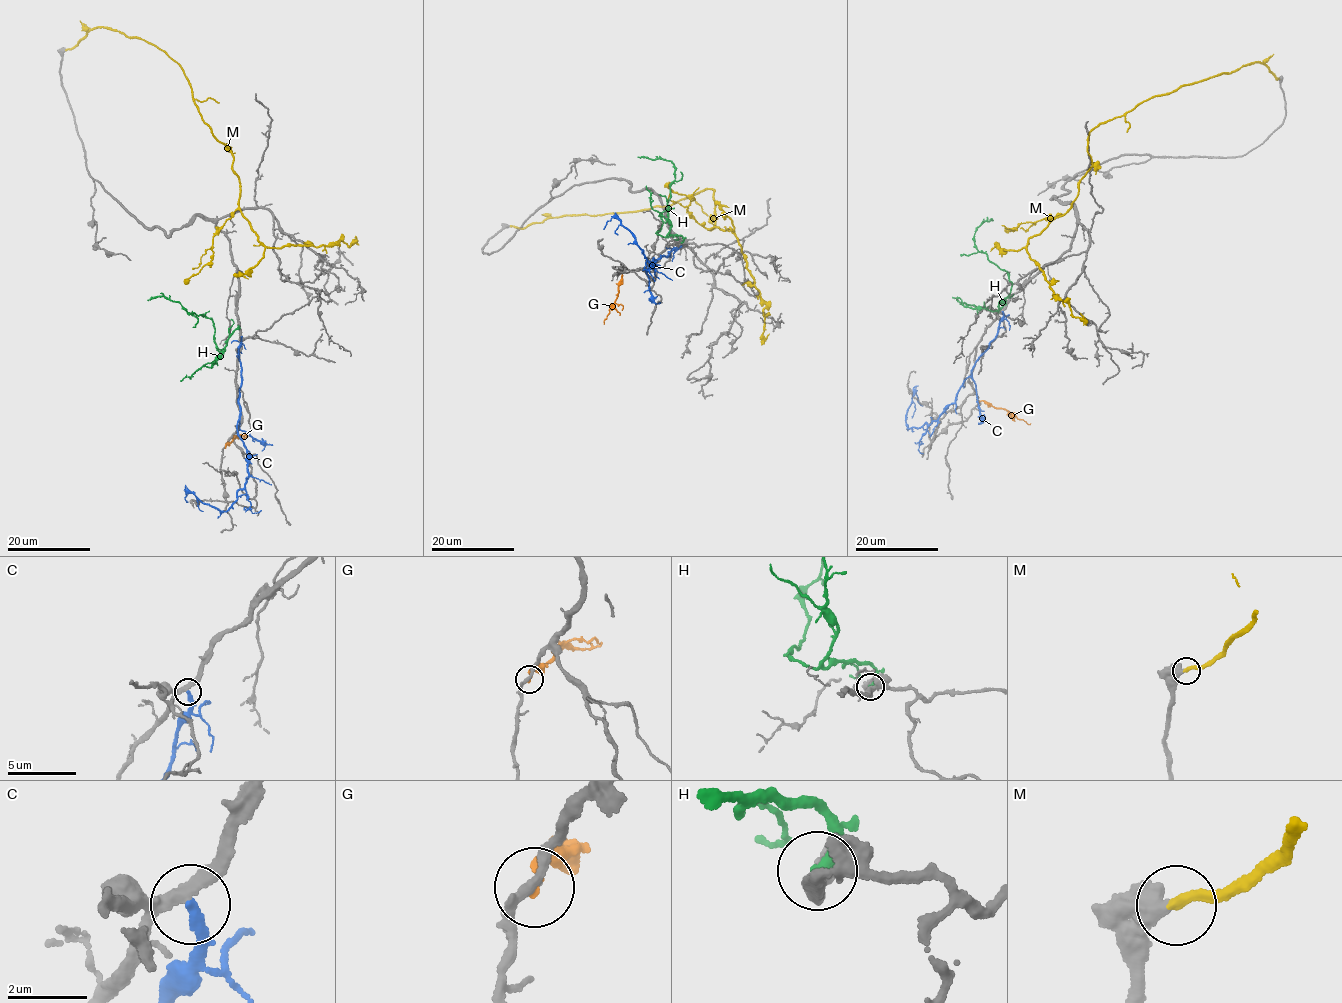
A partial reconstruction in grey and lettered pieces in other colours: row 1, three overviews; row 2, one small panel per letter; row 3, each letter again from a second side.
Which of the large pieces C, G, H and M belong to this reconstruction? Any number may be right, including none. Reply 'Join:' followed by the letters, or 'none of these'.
Join: M

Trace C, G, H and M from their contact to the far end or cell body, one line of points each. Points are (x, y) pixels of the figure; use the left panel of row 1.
C: (242, 336), (236, 425), (247, 455), (248, 475), (226, 510), (201, 501), (192, 493), (185, 493), (188, 502)
G: (225, 447), (240, 434)
H: (239, 328), (226, 345), (218, 348), (211, 319), (191, 315), (162, 296), (147, 300)
M: (66, 50), (98, 27), (179, 63), (231, 153), (240, 210), (262, 244), (349, 246), (356, 236)

